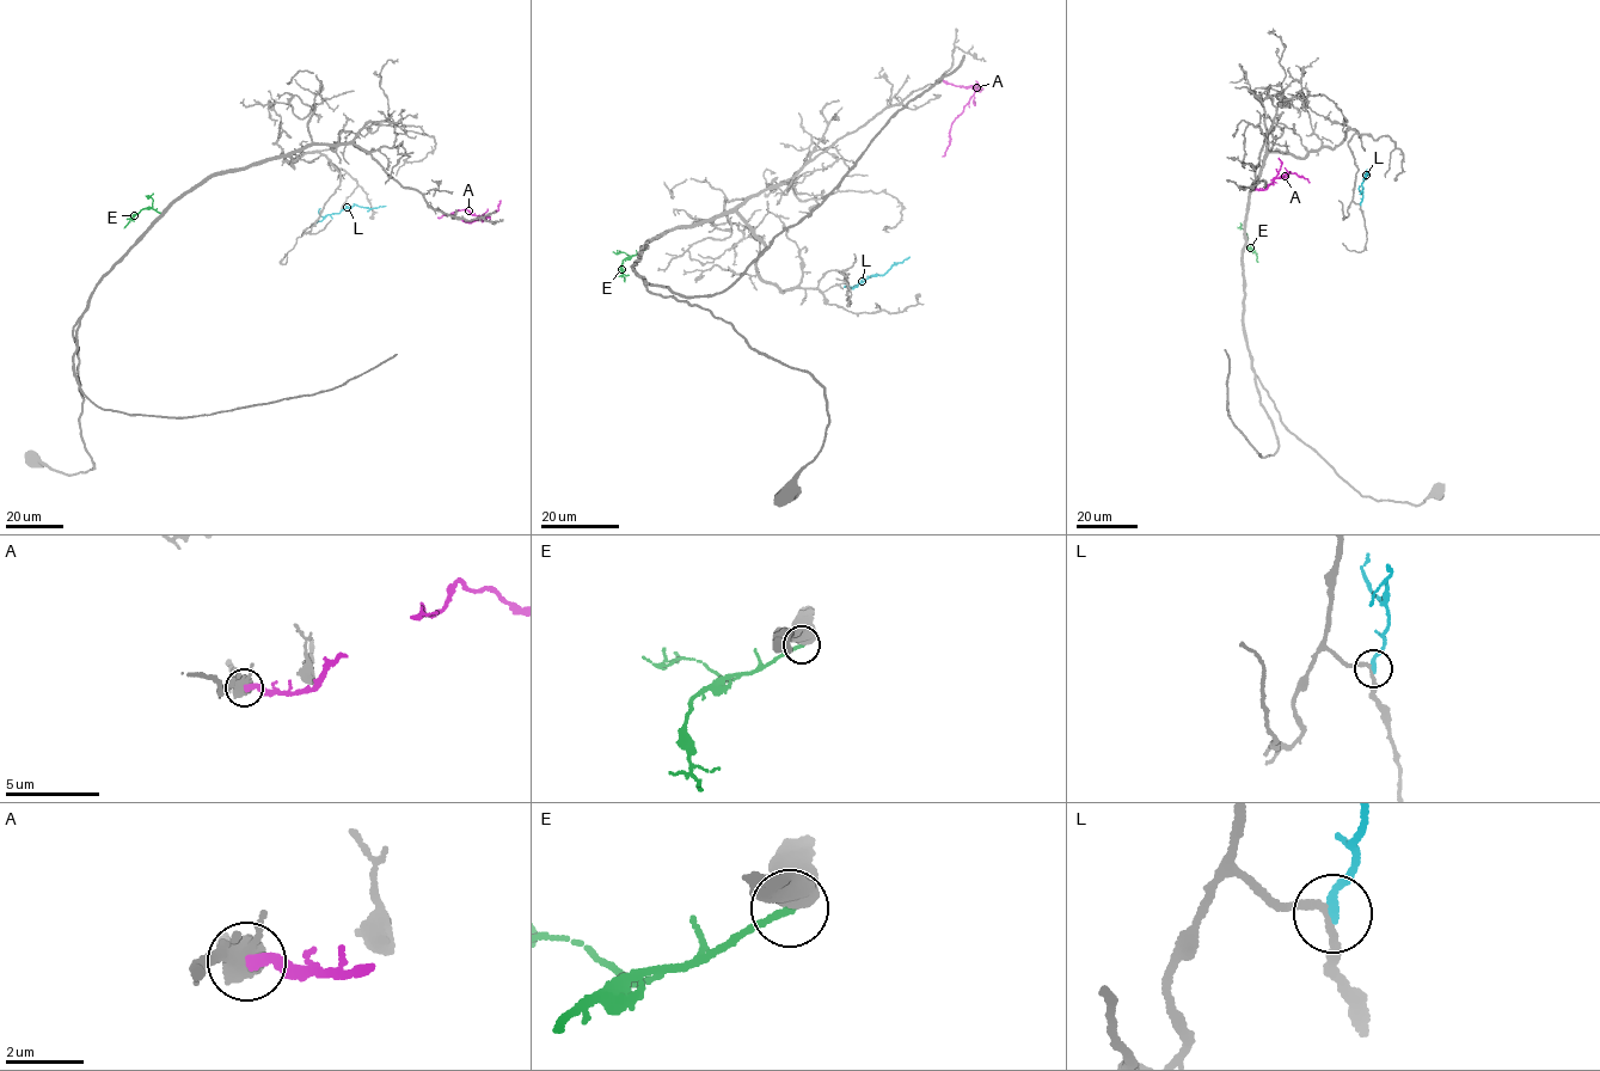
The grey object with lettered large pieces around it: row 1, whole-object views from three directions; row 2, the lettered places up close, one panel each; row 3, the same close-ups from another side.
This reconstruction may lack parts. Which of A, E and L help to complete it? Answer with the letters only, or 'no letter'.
no letter

